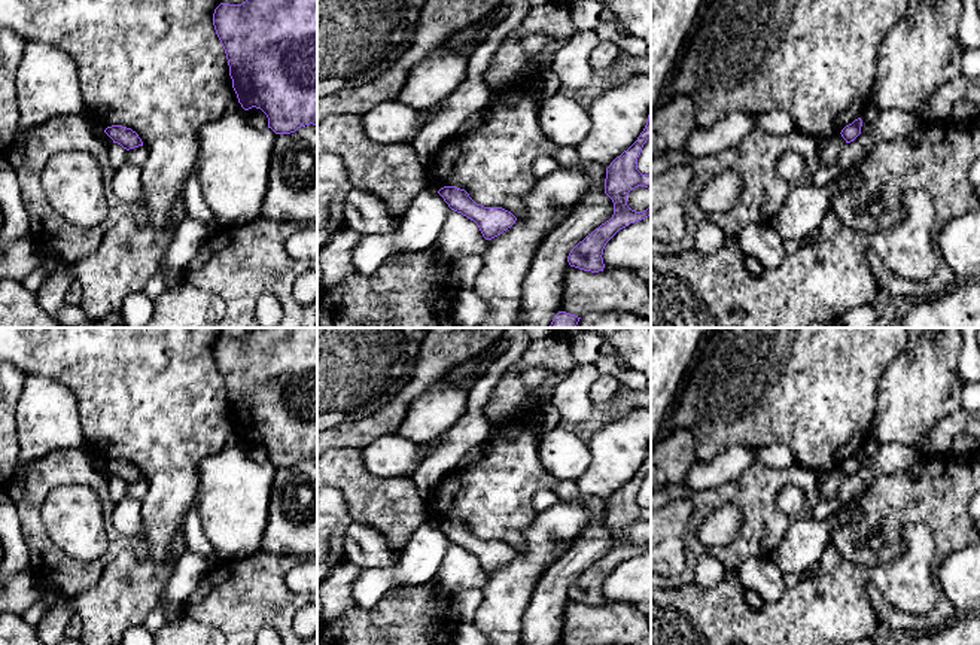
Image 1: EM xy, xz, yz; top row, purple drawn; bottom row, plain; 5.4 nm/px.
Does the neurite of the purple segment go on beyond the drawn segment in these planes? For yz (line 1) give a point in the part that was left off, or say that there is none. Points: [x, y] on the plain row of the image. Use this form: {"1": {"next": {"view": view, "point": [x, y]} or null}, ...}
{"1": {"next": null}}

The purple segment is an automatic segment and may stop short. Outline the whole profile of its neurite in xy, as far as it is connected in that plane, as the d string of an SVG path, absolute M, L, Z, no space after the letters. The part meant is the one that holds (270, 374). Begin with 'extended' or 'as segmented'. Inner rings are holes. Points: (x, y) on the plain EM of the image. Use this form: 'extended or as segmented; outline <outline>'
as segmented; outline M250 328L241 338L220 337L214 343L213 359L244 444L261 442L276 468L290 468L310 457L317 462L317 328Z

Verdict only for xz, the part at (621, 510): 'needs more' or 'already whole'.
already whole

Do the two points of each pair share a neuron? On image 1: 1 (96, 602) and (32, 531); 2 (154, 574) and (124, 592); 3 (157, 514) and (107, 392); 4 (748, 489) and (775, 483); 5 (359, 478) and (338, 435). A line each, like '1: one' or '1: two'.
1: two
2: one
3: one
4: one
5: two

